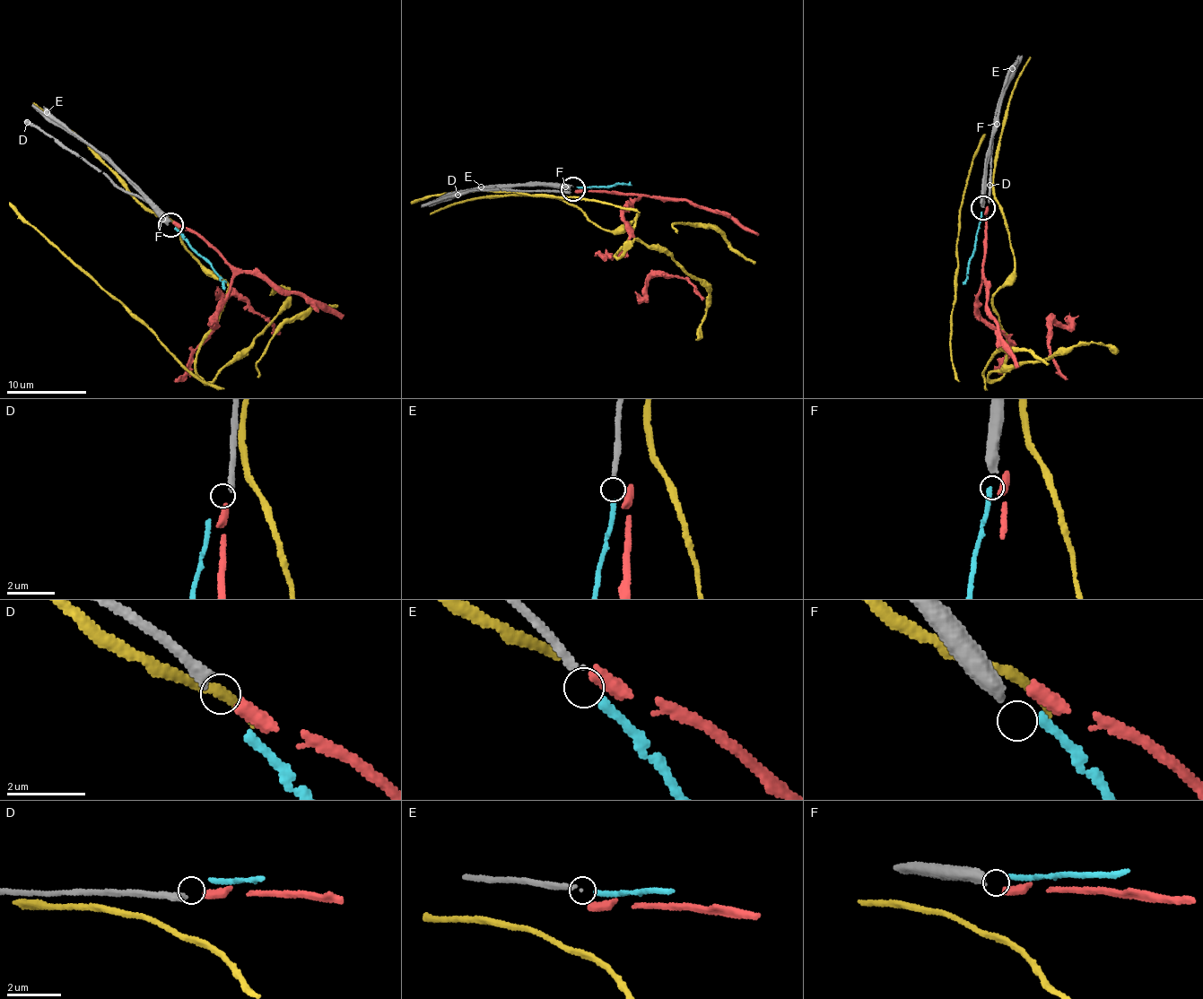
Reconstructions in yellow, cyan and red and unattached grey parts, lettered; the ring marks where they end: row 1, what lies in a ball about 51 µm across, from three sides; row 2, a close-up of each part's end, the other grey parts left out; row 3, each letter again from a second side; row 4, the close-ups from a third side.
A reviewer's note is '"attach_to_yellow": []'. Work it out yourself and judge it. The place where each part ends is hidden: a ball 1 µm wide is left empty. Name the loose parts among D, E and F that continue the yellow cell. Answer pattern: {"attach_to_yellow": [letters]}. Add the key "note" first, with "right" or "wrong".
{"note": "right", "attach_to_yellow": []}

